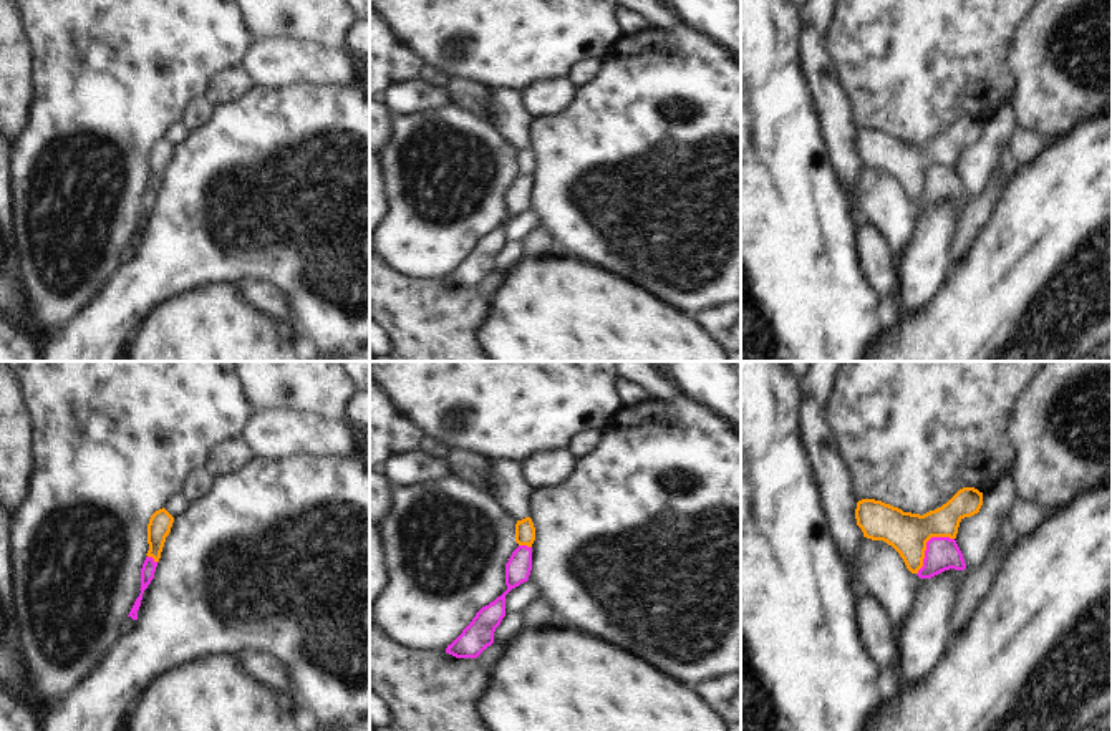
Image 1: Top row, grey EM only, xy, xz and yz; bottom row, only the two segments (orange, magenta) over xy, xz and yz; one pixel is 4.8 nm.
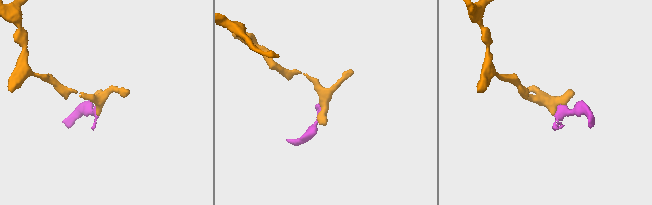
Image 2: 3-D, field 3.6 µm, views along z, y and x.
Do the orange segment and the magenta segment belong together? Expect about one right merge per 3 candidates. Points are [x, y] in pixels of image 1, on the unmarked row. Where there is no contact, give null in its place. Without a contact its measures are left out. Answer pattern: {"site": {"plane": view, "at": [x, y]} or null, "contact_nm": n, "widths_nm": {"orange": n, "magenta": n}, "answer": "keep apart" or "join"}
{"site": {"plane": "yz", "at": [925, 174]}, "contact_nm": 260, "widths_nm": {"orange": 200, "magenta": 160}, "answer": "keep apart"}

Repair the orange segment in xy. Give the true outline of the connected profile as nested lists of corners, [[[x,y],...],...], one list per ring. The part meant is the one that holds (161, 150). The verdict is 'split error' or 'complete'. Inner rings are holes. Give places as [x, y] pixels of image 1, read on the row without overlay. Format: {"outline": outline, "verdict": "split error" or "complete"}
{"outline": [[[162,136],[159,139],[156,139],[147,152],[147,172],[149,172],[149,179],[147,179],[147,186],[152,186],[154,191],[159,191],[161,187],[161,181],[166,171],[166,166],[171,161],[174,146]]], "verdict": "complete"}

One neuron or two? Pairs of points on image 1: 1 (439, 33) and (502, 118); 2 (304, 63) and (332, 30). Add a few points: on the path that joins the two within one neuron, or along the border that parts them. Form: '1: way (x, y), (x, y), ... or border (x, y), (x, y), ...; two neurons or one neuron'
1: border (488, 88), (514, 88), (521, 93); two neurons
2: border (282, 35), (342, 50); two neurons

